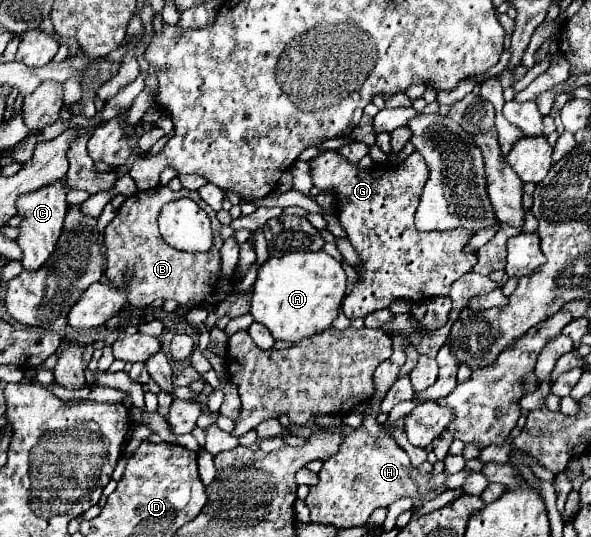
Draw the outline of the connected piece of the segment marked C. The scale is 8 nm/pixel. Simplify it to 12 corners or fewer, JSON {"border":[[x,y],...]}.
{"border":[[64,182],[20,196],[24,270],[44,266],[68,212]]}

